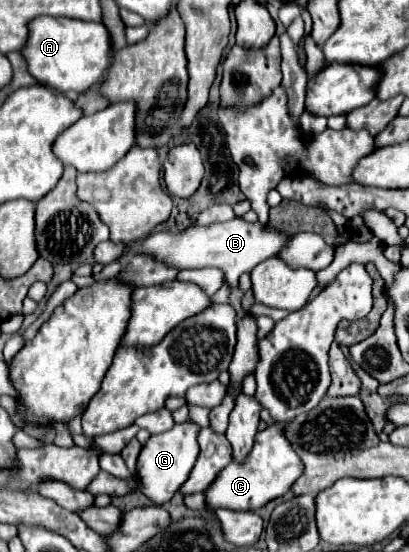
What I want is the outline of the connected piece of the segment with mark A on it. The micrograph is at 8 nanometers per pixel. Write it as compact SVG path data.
M35 17L29 23L29 41L23 49L23 57L31 75L47 87L59 87L81 93L93 87L101 75L113 65L113 49L109 31L103 23L65 19L65 17Z

